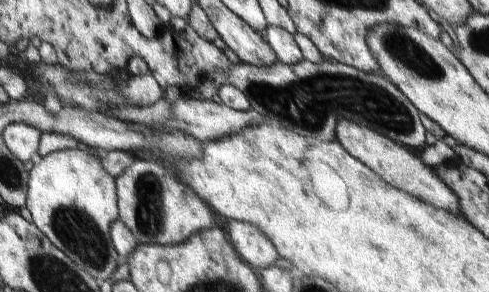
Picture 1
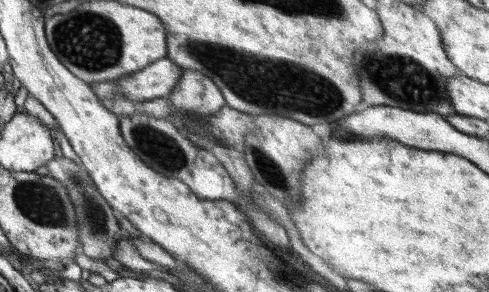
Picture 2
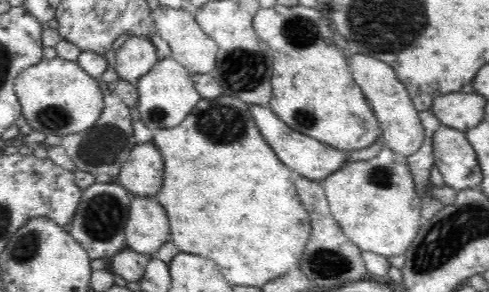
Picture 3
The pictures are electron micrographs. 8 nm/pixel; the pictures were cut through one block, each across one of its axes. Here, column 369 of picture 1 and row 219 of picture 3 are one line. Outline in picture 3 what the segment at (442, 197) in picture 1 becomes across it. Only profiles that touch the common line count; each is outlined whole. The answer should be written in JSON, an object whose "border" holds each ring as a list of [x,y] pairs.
{"border":[[[134,196],[130,202],[130,216],[126,222],[126,246],[140,252],[154,256],[162,244],[170,242],[170,218],[156,196]]]}

